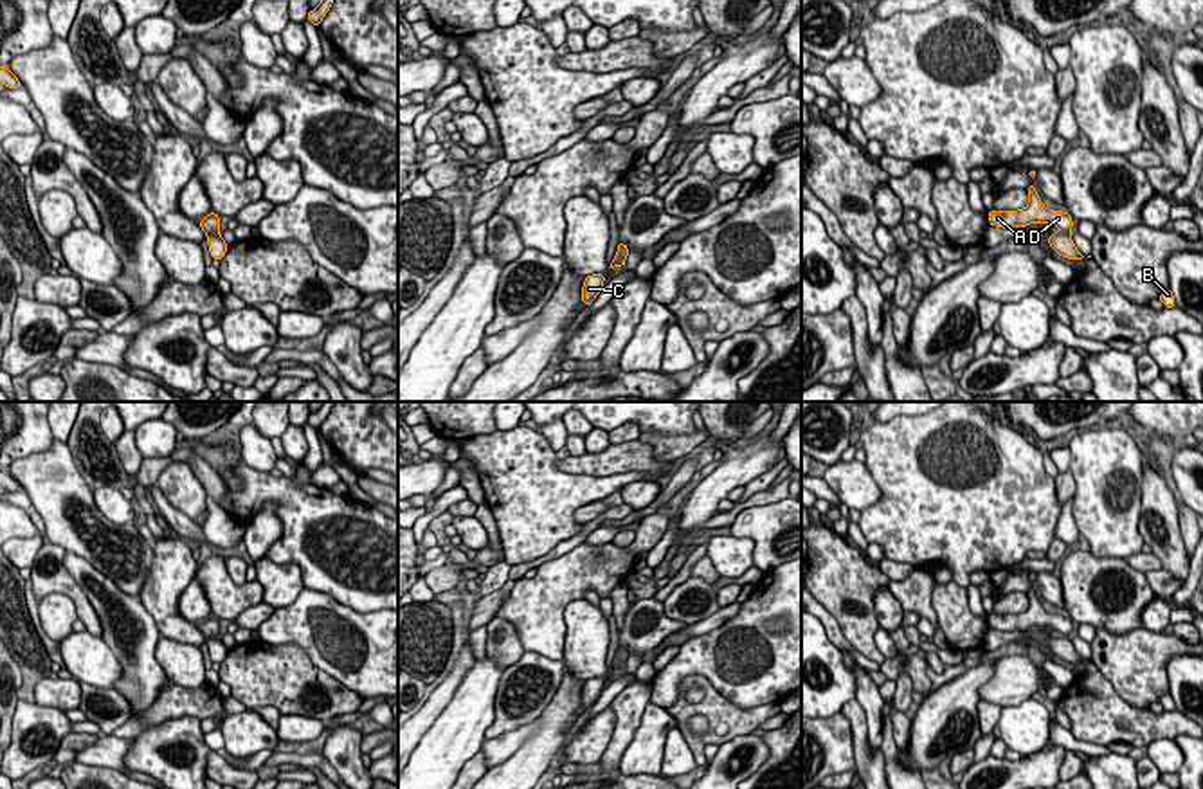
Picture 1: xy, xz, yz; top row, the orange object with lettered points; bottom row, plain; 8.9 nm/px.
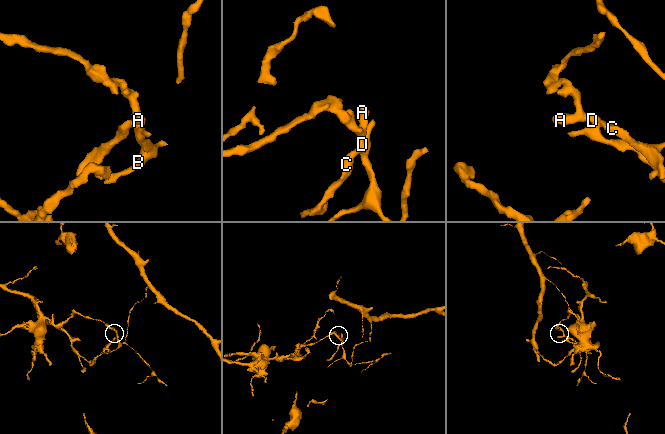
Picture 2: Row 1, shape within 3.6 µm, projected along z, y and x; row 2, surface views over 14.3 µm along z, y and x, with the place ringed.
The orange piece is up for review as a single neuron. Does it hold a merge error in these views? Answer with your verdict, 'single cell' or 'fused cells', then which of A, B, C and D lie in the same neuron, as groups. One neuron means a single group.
fused cells; A C D / B

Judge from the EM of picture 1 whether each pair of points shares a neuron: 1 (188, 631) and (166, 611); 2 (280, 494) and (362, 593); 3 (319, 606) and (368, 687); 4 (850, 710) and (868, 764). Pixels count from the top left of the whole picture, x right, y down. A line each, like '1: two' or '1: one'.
1: one
2: one
3: one
4: one

